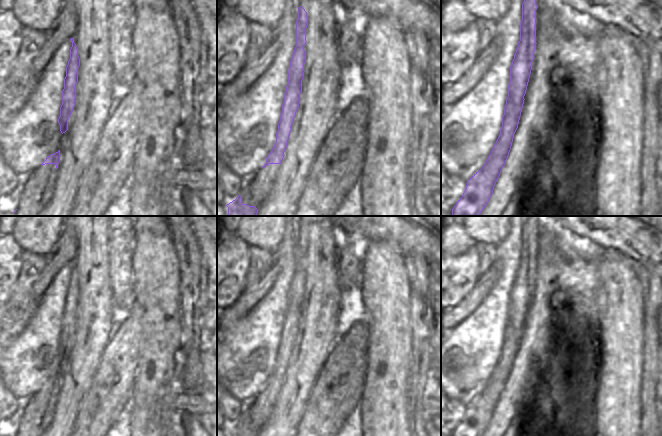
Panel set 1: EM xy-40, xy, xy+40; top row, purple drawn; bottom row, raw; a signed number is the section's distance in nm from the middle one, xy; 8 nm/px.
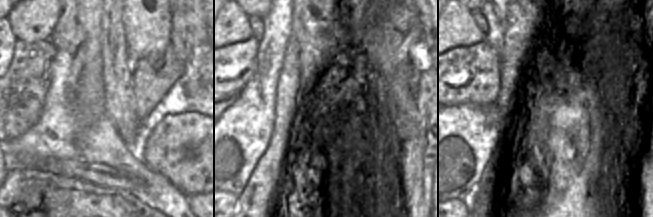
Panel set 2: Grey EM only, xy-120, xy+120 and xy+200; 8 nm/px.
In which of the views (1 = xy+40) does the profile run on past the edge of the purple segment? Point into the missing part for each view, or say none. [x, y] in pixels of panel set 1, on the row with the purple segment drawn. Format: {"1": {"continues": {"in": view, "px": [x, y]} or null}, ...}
{"1": {"continues": {"in": "xy+40", "px": [537, 9]}}}

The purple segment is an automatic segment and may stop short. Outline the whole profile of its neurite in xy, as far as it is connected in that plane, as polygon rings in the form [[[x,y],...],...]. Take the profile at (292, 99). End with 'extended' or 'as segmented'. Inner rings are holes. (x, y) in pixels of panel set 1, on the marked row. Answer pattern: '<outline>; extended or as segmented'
[[[300,6],[298,9],[298,19],[296,21],[296,47],[290,61],[290,69],[288,71],[288,85],[284,95],[284,103],[282,105],[282,113],[278,123],[278,131],[276,133],[276,143],[266,159],[263,166],[265,168],[269,164],[281,164],[286,154],[289,136],[294,128],[294,118],[299,108],[302,98],[302,80],[306,70],[306,42],[308,36],[308,16],[305,9]]]; extended

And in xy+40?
[[[524,0],[520,41],[510,67],[508,97],[502,117],[500,135],[481,170],[467,182],[462,197],[452,209],[452,216],[480,216],[487,206],[494,186],[511,150],[518,128],[526,90],[536,56],[538,42],[538,0]]]; extended

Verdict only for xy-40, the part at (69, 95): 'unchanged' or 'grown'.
grown

